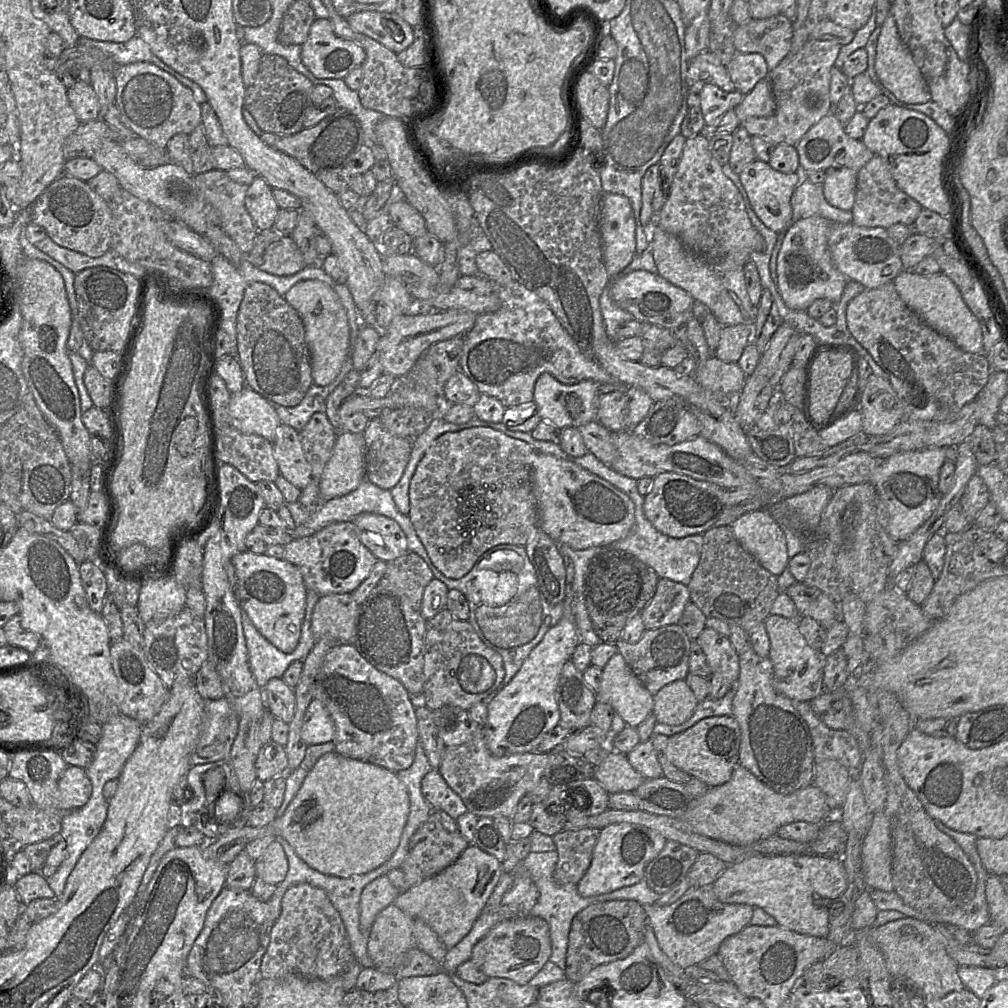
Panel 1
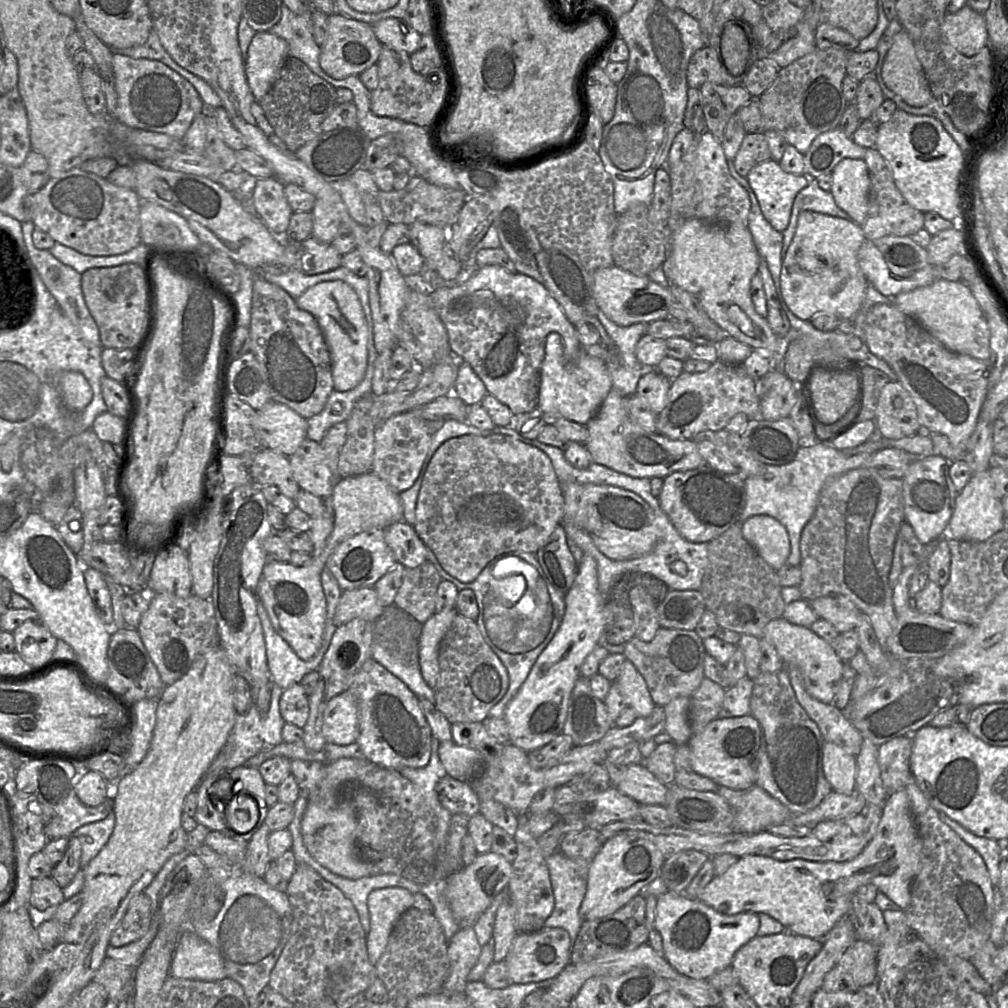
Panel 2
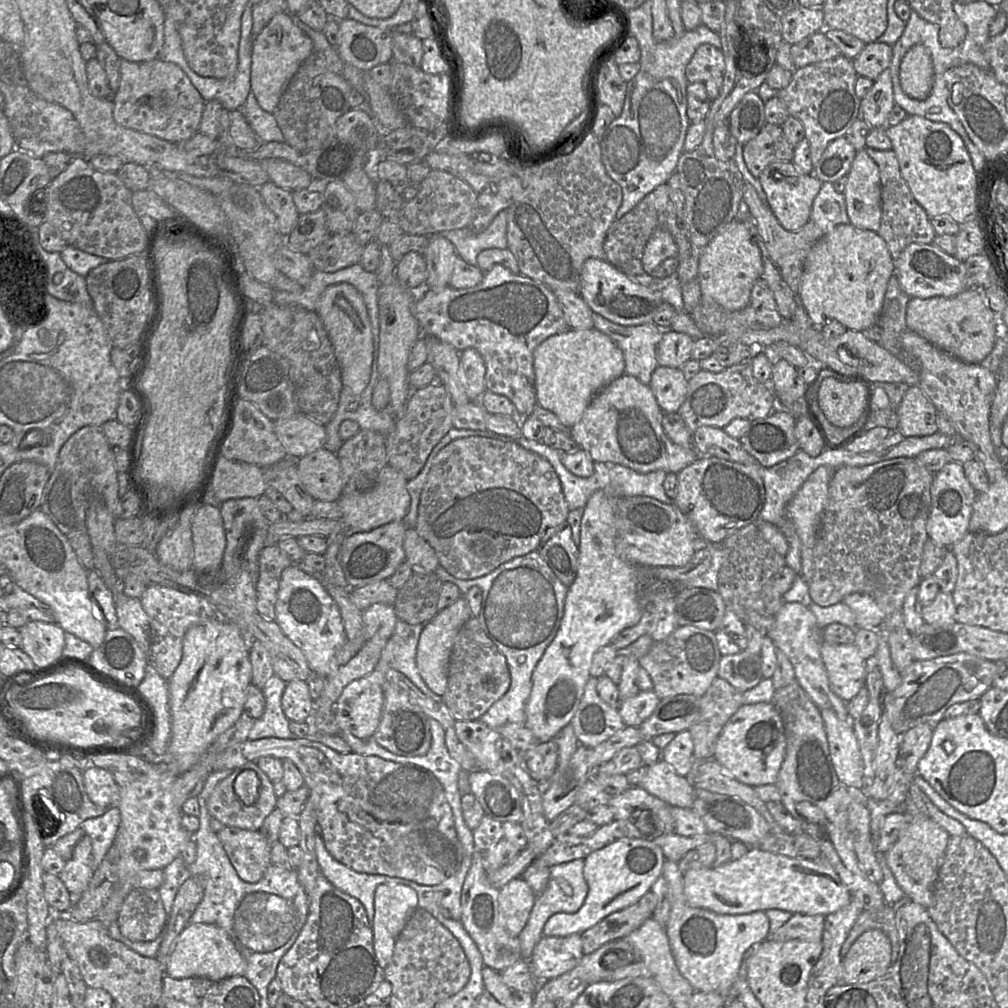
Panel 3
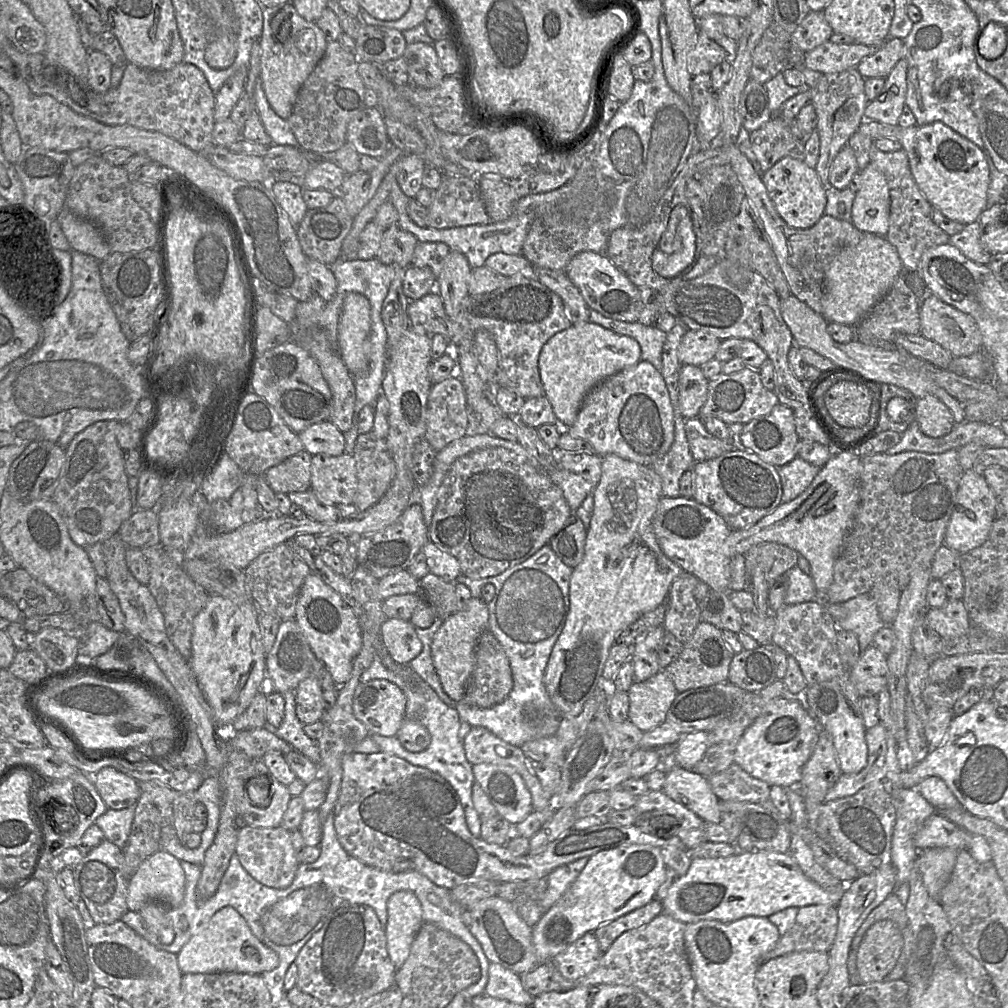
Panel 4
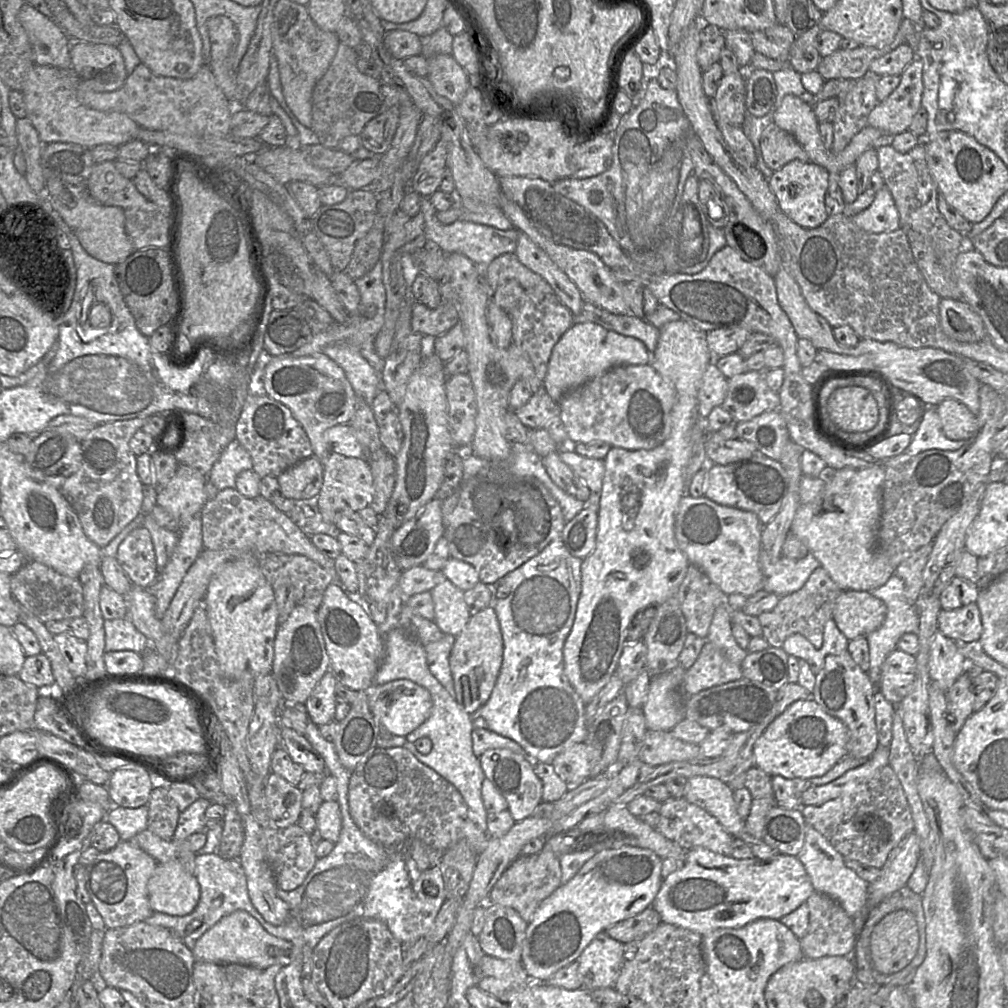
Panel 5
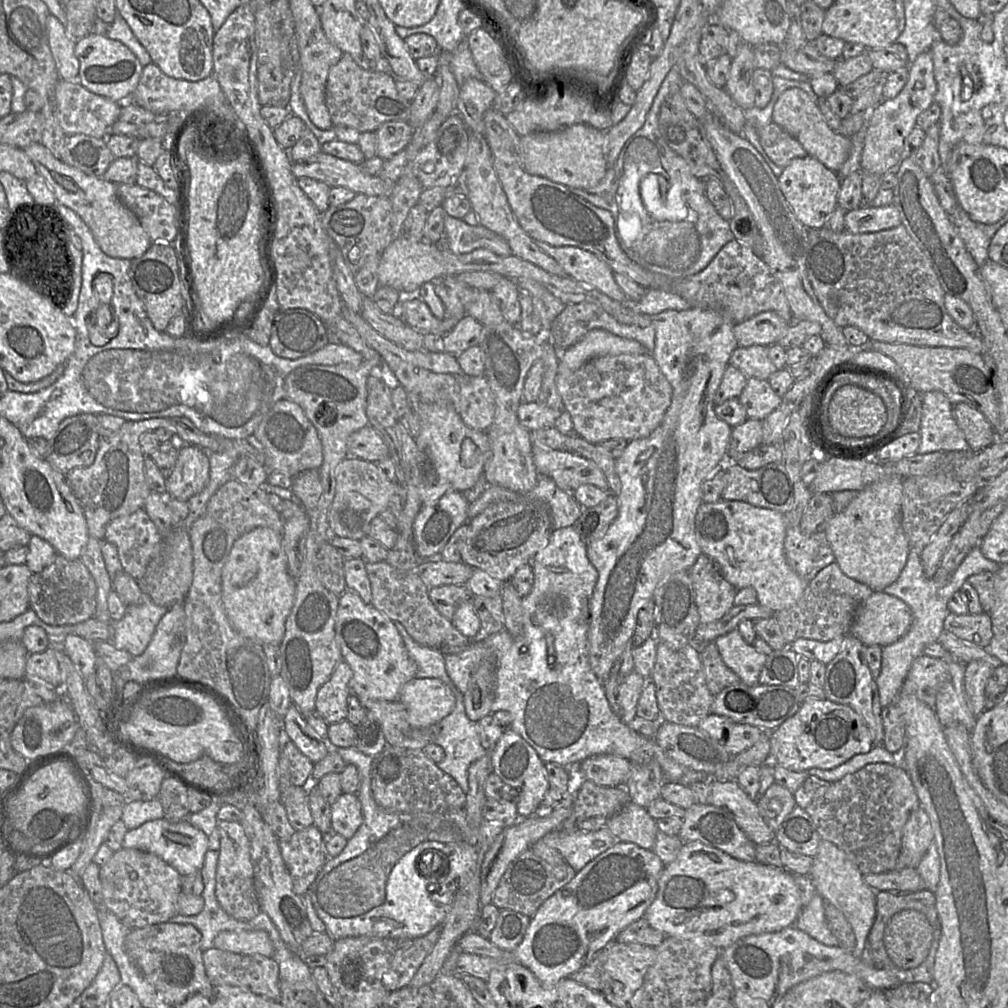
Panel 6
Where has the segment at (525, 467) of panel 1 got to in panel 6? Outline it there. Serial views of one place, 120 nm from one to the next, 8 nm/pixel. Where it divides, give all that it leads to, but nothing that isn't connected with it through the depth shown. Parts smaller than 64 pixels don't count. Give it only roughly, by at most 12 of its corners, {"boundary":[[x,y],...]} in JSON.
{"boundary":[[522,495],[466,523],[461,562],[506,583],[547,545],[549,506]]}

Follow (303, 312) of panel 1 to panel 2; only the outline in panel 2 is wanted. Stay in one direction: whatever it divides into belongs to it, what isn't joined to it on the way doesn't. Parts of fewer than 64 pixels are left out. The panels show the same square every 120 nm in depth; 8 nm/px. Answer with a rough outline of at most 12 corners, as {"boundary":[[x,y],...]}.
{"boundary":[[340,280],[295,303],[313,315],[331,354],[334,390],[358,386],[368,364],[359,297]]}

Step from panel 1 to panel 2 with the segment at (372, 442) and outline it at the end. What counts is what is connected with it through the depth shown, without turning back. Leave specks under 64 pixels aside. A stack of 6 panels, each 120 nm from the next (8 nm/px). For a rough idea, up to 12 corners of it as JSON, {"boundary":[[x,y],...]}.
{"boundary":[[413,410],[374,433],[370,472],[397,493],[420,472],[433,433]]}

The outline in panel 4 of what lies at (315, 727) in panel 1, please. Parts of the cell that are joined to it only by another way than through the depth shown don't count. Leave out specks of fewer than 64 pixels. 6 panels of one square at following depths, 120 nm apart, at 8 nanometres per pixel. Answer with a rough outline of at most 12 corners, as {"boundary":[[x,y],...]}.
{"boundary":[[359,682],[352,709],[370,735],[394,736],[405,718],[398,685]]}

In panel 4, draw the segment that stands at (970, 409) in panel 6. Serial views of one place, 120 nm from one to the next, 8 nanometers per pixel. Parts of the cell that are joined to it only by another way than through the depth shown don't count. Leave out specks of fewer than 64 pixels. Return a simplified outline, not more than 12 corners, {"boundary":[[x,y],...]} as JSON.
{"boundary":[[933,395],[917,399],[915,421],[933,438],[956,425],[949,408]]}

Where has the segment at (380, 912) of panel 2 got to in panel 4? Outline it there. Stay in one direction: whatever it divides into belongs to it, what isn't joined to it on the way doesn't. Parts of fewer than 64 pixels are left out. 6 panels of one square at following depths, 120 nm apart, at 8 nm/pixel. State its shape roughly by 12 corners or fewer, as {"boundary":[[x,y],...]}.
{"boundary":[[411,891],[387,901],[384,927],[390,960],[398,969],[423,924]]}

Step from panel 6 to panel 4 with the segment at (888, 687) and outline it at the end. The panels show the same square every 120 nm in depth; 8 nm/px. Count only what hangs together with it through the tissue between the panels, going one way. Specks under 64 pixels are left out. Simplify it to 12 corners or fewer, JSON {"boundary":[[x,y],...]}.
{"boundary":[[859,594],[842,603],[838,629],[856,634],[861,651],[887,625],[873,597]]}

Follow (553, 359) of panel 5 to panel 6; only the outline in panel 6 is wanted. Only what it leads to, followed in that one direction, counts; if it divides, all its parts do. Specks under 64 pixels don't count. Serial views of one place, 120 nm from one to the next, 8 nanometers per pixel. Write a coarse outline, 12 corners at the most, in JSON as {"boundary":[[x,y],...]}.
{"boundary":[[593,329],[561,352],[558,373],[599,356],[640,355],[638,341]]}

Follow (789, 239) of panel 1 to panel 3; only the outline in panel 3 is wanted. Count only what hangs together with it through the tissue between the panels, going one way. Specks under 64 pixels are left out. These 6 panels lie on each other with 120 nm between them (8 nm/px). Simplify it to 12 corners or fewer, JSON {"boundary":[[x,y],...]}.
{"boundary":[[838,224],[809,251],[798,301],[817,326],[873,327],[894,259]]}

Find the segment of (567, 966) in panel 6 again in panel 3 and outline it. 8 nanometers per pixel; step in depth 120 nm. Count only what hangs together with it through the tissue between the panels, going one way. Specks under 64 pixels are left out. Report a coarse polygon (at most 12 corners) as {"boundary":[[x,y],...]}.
{"boundary":[[620,838],[584,860],[588,895],[543,936],[582,933],[662,875],[653,841]]}

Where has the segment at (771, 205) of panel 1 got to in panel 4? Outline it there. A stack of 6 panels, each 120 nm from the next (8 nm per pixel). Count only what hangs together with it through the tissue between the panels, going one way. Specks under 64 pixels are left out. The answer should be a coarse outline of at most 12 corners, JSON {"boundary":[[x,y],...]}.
{"boundary":[[784,157],[762,173],[778,214],[810,228],[824,215],[816,170]]}

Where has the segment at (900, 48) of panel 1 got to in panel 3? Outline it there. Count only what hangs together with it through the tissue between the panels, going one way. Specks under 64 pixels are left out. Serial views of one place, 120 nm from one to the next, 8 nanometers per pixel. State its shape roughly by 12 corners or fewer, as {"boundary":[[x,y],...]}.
{"boundary":[[912,46],[899,66],[903,92],[925,100],[934,71],[929,50]]}

